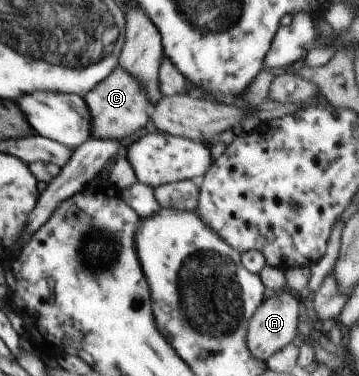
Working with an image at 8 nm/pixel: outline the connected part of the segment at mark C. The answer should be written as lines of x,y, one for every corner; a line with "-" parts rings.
119,66
109,74
109,78
101,80
82,97
91,114
91,138
95,140
117,140
126,144
131,138
150,129
150,102
137,78
133,78

